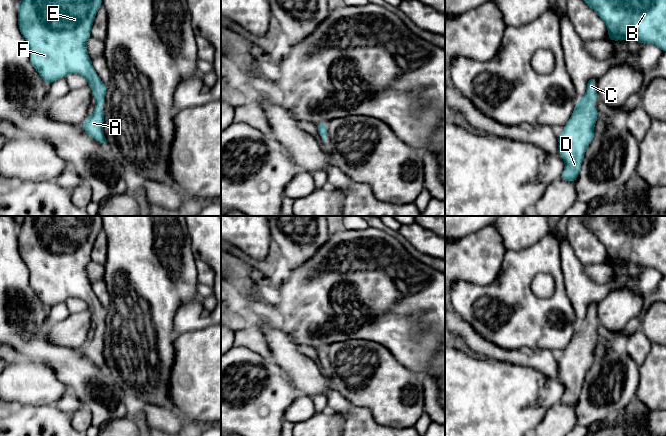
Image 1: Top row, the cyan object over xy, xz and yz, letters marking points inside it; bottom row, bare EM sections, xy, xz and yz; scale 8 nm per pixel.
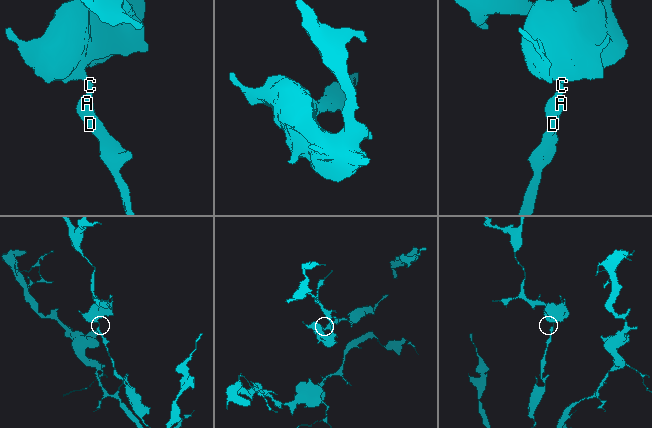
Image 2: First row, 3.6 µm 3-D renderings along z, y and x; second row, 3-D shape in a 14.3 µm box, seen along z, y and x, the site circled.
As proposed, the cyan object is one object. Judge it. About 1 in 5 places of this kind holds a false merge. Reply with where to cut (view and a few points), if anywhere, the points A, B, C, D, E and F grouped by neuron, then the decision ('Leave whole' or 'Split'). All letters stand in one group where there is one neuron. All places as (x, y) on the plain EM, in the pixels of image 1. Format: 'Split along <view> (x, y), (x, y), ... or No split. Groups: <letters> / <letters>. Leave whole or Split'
No split. Groups: A B C D E F. Leave whole

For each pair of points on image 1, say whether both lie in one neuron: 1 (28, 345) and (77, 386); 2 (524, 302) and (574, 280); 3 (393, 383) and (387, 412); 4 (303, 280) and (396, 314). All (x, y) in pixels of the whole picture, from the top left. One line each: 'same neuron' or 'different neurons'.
1: same neuron
2: different neurons
3: same neuron
4: same neuron

